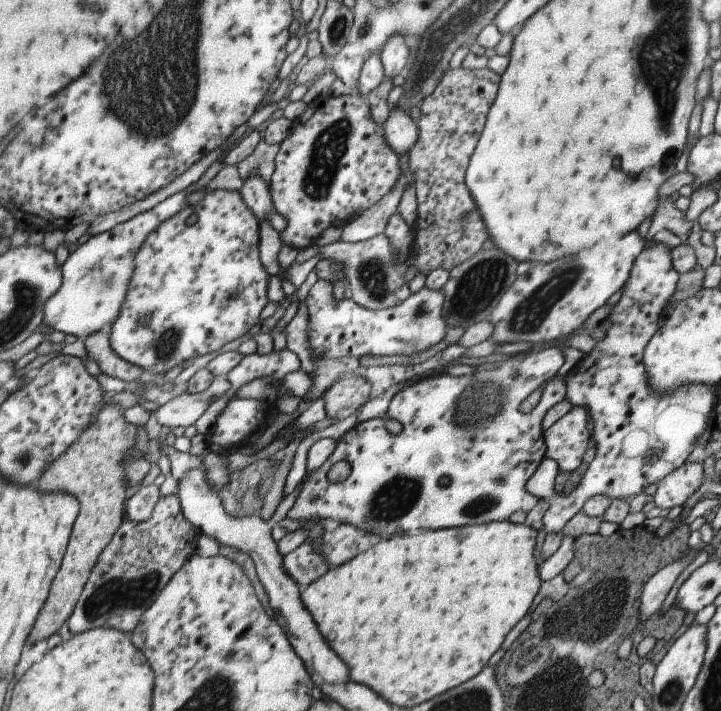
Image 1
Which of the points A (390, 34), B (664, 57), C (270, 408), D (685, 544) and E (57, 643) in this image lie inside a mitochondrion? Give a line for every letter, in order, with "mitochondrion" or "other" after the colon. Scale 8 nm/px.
A: other
B: mitochondrion
C: other
D: other
E: other

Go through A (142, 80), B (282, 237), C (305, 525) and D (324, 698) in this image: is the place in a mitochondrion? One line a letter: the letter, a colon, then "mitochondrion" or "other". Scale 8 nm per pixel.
A: mitochondrion
B: other
C: other
D: other

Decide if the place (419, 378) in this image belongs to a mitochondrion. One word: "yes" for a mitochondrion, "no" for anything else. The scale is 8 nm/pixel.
no

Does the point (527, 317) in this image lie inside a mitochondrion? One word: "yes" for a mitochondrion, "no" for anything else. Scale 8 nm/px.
yes

